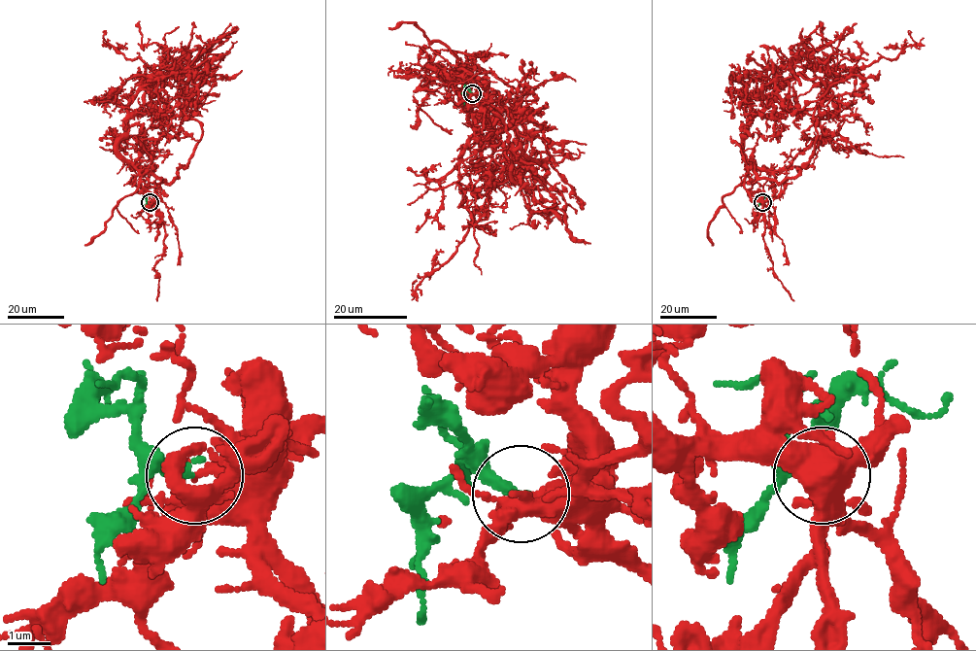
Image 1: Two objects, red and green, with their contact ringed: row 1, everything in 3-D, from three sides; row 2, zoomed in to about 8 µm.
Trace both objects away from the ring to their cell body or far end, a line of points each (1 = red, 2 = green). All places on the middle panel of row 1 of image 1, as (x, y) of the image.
1: (473, 93), (478, 87), (463, 69), (430, 68), (503, 146), (507, 178), (457, 250), (413, 291), (415, 280)
2: (473, 93), (468, 90), (464, 93), (463, 104)

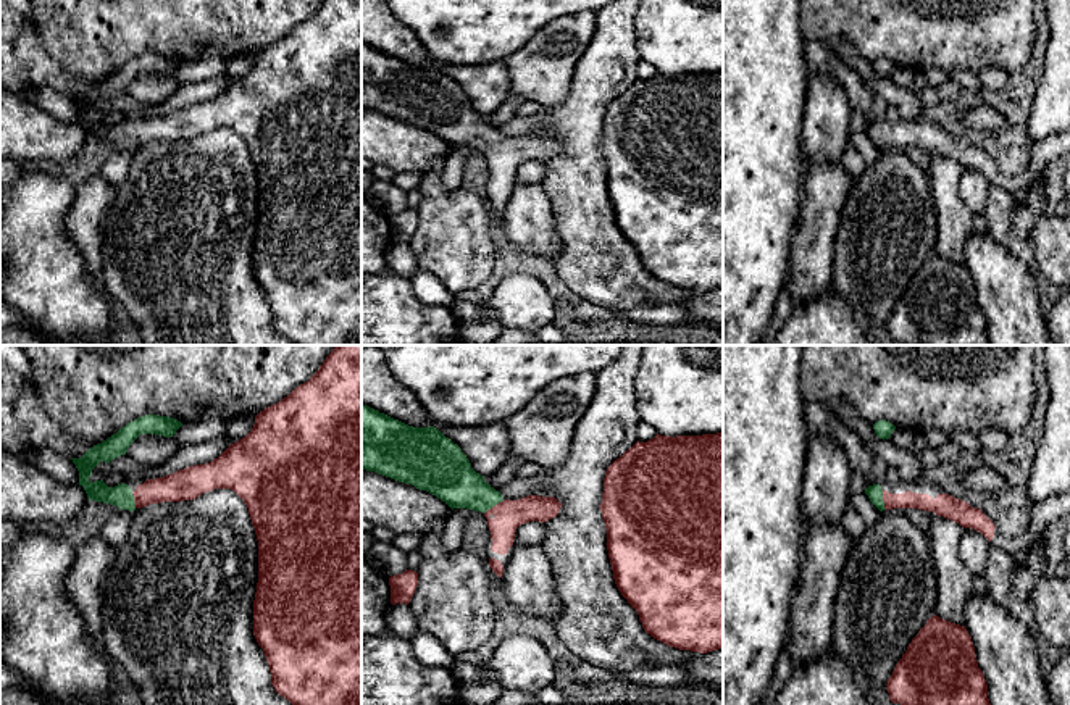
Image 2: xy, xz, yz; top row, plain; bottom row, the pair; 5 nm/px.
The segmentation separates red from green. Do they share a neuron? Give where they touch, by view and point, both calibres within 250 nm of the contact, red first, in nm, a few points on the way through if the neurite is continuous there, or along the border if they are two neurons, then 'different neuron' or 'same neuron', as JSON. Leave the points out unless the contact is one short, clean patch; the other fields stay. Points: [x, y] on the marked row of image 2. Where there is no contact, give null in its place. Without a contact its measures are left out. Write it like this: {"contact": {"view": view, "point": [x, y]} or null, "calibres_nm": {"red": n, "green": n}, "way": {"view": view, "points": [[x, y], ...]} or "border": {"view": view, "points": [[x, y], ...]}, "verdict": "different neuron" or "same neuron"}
{"contact": {"view": "yz", "point": [883, 500]}, "calibres_nm": {"red": 80, "green": 80}, "way": {"view": "yz", "points": [[907, 499], [883, 500], [875, 494]]}, "verdict": "same neuron"}

